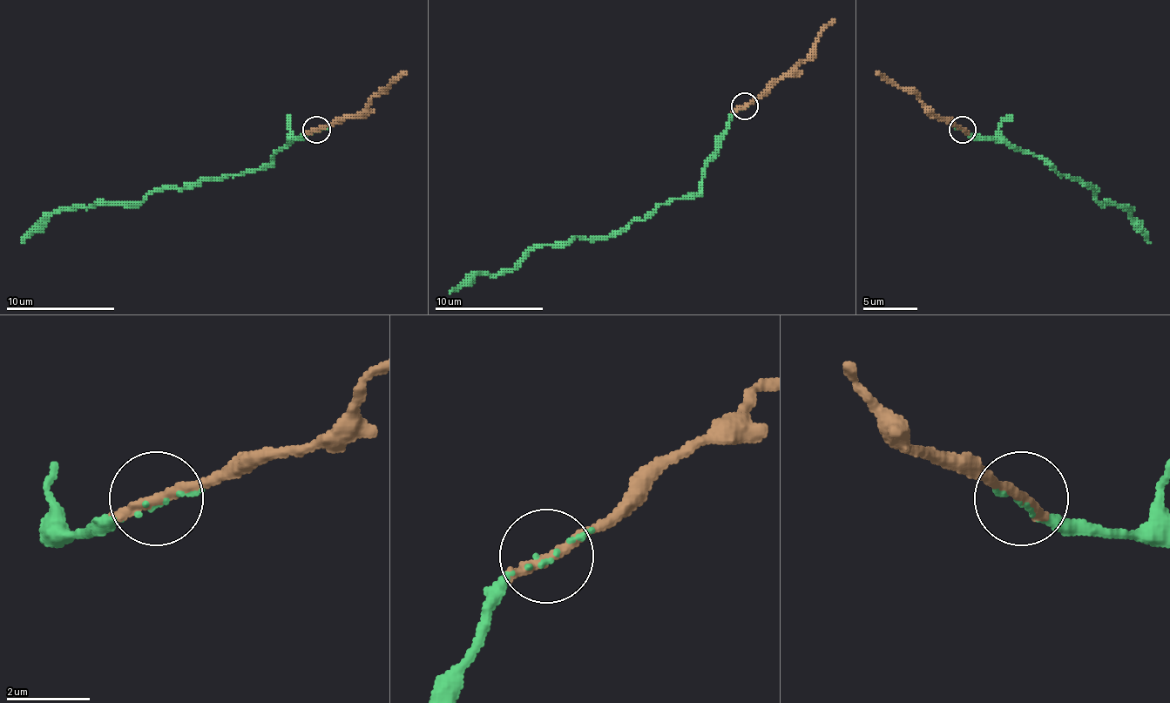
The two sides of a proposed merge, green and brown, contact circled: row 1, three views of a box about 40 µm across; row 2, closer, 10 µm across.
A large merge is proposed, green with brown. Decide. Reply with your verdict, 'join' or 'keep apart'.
join

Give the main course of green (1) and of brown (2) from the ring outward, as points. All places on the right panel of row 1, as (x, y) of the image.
1: (963, 131), (1042, 156), (1060, 175), (1093, 188), (1098, 202), (1131, 210), (1131, 224), (1150, 242)
2: (963, 129), (936, 118), (911, 91), (892, 85), (876, 71)

